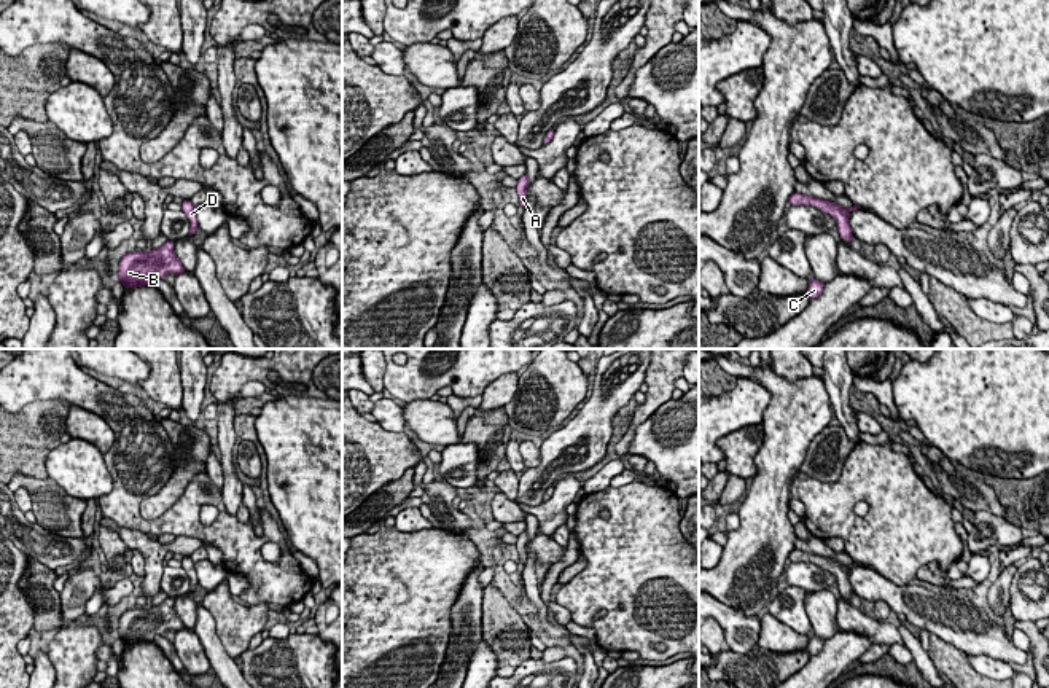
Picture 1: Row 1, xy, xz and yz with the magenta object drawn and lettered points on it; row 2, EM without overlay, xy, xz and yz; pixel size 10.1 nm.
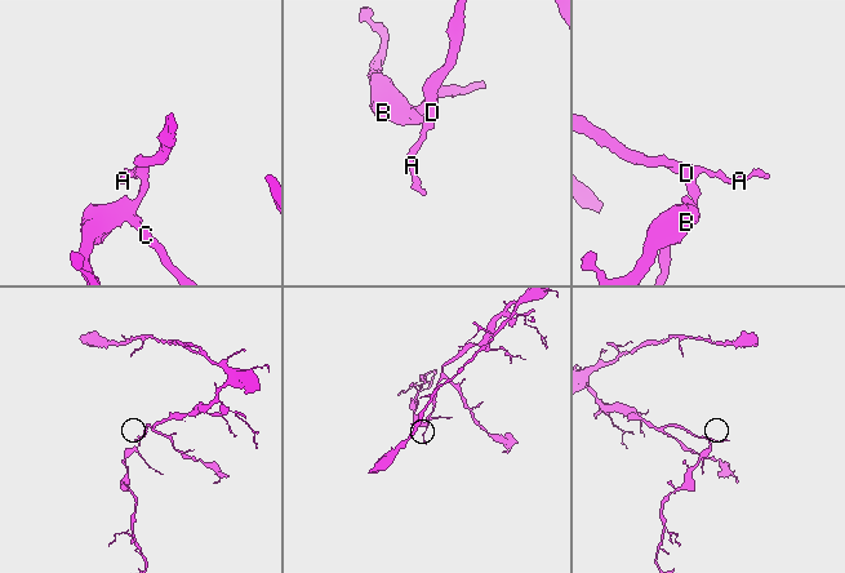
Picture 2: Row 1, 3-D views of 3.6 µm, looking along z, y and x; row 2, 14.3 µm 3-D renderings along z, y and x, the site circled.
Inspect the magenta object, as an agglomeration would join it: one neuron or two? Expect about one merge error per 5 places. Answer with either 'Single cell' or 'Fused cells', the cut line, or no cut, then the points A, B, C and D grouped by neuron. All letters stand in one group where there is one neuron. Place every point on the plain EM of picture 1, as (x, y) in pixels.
Single cell. No split. Groups: A B C D

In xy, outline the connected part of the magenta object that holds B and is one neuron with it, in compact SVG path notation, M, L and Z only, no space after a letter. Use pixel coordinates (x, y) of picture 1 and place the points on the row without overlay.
M167 597L159 605L124 610L118 623L118 639L124 645L137 645L153 642L156 635L164 635L170 629L178 632L185 624L174 610L174 600Z

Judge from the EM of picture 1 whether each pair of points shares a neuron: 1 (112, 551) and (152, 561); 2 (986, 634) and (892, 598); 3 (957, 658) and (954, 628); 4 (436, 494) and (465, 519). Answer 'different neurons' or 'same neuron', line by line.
1: different neurons
2: same neuron
3: different neurons
4: same neuron

